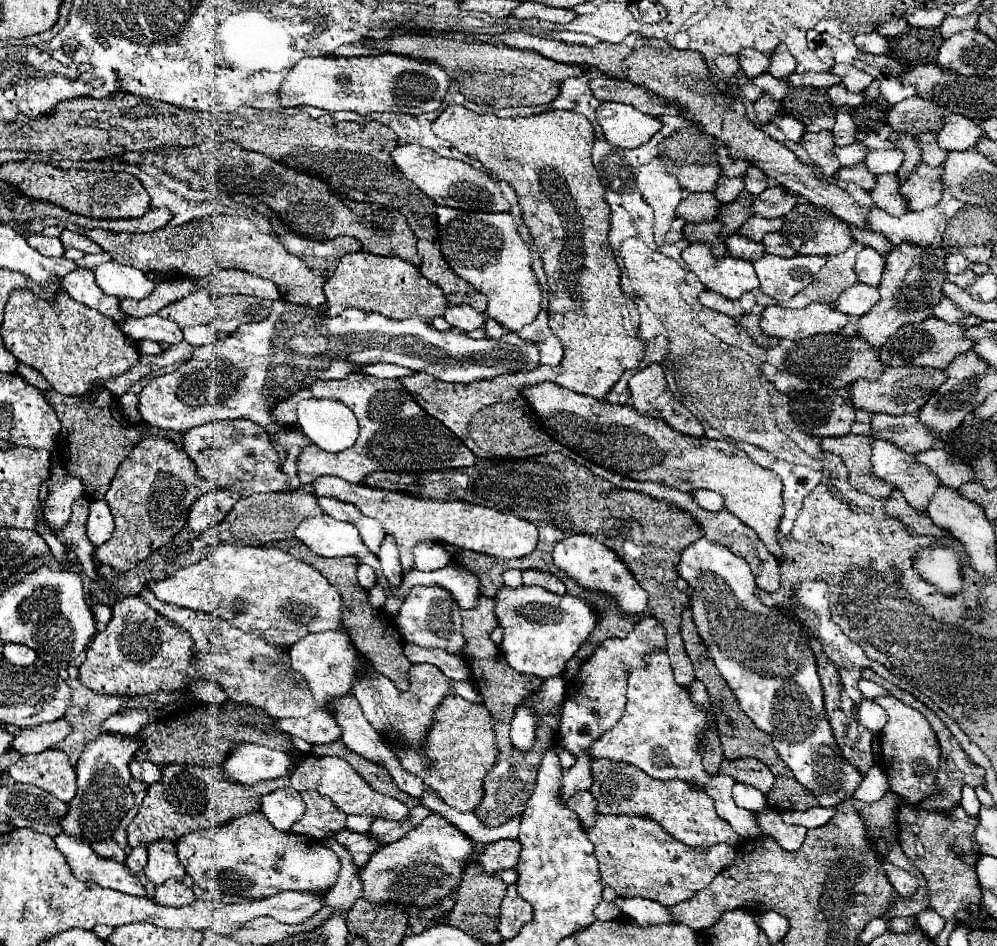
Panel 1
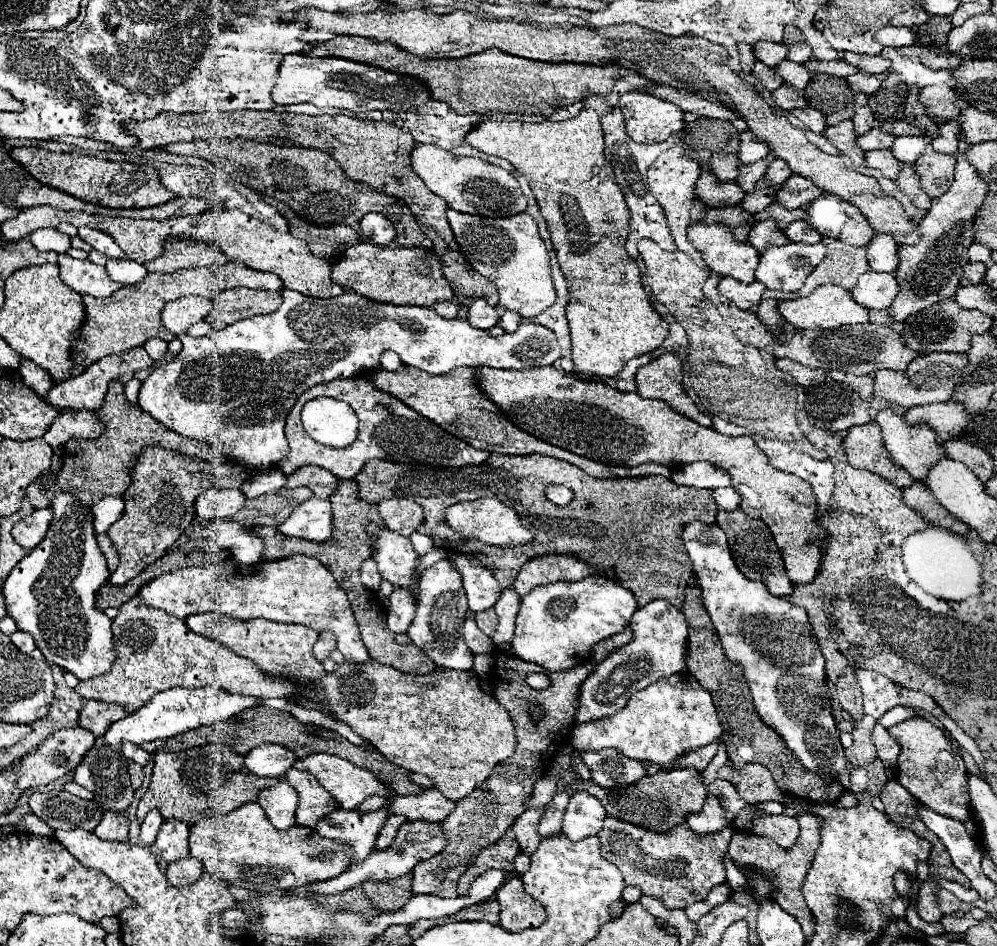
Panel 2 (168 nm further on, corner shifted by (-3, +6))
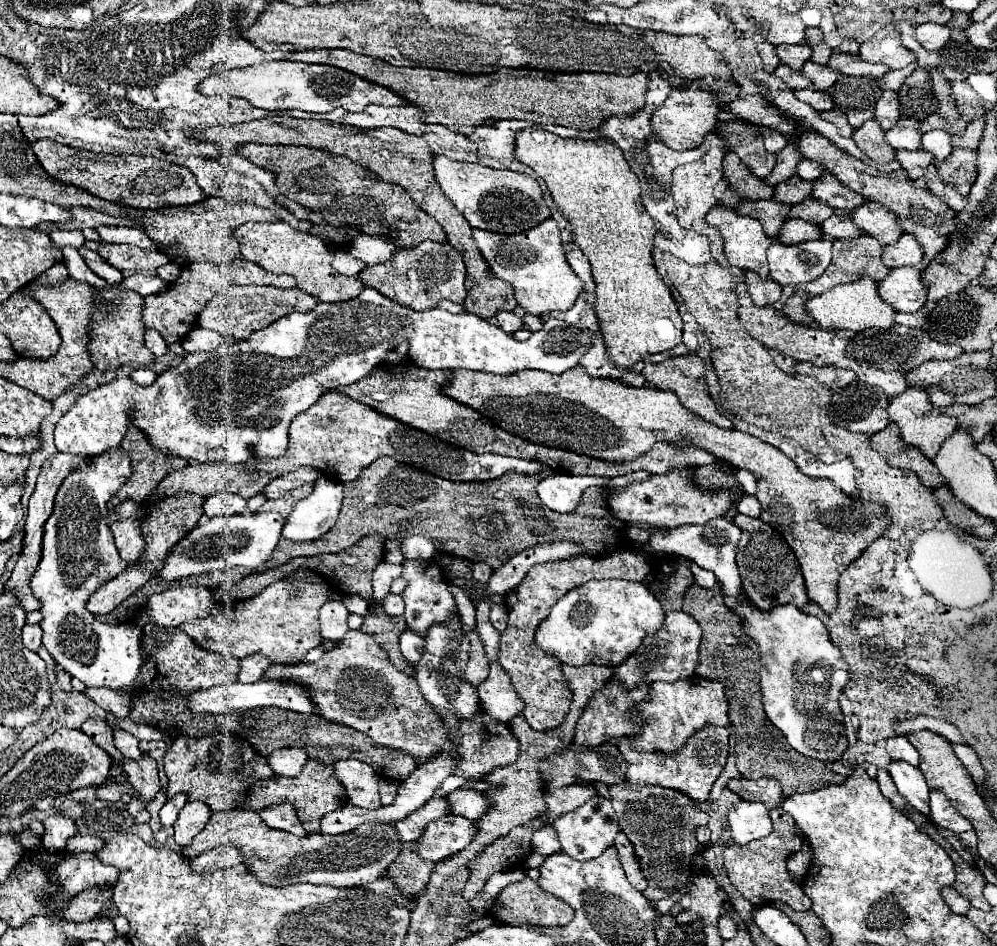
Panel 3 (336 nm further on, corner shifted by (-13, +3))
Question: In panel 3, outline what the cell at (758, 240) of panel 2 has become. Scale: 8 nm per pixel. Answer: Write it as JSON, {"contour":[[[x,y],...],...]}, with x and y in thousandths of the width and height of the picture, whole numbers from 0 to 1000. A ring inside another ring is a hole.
{"contour":[[[790,232],[780,248],[780,253],[788,259],[812,255],[812,253],[822,253],[824,246],[820,246],[820,238],[804,232]]]}

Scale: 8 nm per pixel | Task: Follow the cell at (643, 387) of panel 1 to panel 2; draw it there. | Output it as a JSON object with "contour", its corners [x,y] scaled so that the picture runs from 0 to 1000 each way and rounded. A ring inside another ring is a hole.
{"contour":[[[664,374],[662,378],[654,381],[638,393],[640,416],[646,421],[666,423],[674,433],[712,452],[714,444],[708,438],[704,438],[700,429],[694,425],[694,421],[686,414],[682,393],[682,378],[678,374]]]}

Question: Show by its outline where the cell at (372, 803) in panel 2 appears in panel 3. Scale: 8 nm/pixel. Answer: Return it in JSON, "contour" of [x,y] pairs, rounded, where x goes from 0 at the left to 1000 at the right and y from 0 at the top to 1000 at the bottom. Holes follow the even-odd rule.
{"contour":[[[381,823],[381,842],[383,842],[385,851],[393,851],[395,845],[397,845],[397,838],[399,838],[399,828],[397,826]]]}

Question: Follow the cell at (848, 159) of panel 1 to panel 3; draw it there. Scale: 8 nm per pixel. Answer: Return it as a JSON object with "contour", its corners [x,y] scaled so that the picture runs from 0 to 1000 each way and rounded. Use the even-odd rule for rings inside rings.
{"contour":[[[907,124],[903,126],[893,138],[889,138],[889,149],[897,155],[897,158],[913,158],[919,160],[923,158],[923,128],[917,124]]]}

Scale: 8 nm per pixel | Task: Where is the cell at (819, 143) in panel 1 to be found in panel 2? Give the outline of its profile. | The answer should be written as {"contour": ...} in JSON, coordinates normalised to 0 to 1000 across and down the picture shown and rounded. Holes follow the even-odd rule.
{"contour":[[[847,127],[839,133],[830,133],[824,142],[830,150],[835,150],[837,156],[841,156],[845,163],[849,163],[857,175],[863,175],[865,173],[865,167],[867,167],[867,161],[857,152],[859,144],[855,140],[855,127]]]}

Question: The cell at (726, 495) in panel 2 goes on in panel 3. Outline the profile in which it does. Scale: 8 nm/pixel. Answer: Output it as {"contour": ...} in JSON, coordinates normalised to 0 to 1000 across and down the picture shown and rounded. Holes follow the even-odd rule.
{"contour":[[[746,523],[744,525],[744,530],[740,532],[740,542],[746,542],[746,544],[750,544],[750,547],[762,547],[762,532],[760,532],[760,527],[758,525],[754,525],[754,523]]]}

